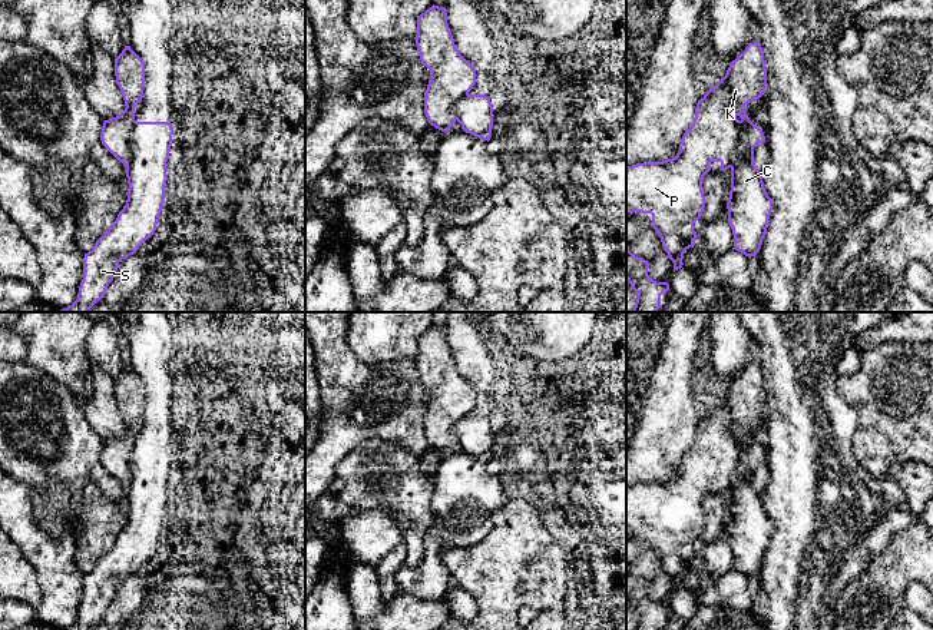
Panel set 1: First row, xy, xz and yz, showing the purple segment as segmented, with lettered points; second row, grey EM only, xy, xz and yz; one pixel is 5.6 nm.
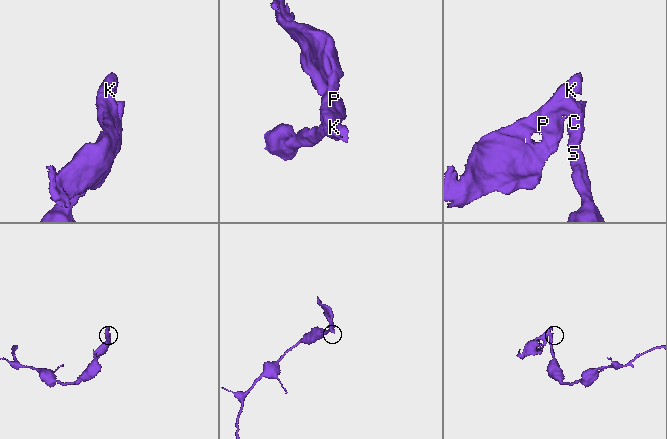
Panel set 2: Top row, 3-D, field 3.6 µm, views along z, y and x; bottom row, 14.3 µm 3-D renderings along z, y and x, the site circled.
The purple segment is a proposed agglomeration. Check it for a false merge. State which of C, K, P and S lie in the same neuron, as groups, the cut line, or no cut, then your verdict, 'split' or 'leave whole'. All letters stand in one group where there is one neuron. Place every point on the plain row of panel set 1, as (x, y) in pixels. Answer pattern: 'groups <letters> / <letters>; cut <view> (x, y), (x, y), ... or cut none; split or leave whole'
groups C S / K P; cut yz (748, 446), (741, 450), (740, 470), (730, 487); split

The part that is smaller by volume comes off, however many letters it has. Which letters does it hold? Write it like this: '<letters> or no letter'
K, P

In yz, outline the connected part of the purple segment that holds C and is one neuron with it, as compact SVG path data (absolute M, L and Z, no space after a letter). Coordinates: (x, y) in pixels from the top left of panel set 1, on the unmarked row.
M750 447L741 450L740 471L731 487L731 511L727 523L728 543L734 556L734 570L755 577L767 554L772 531L762 495L754 485Z

